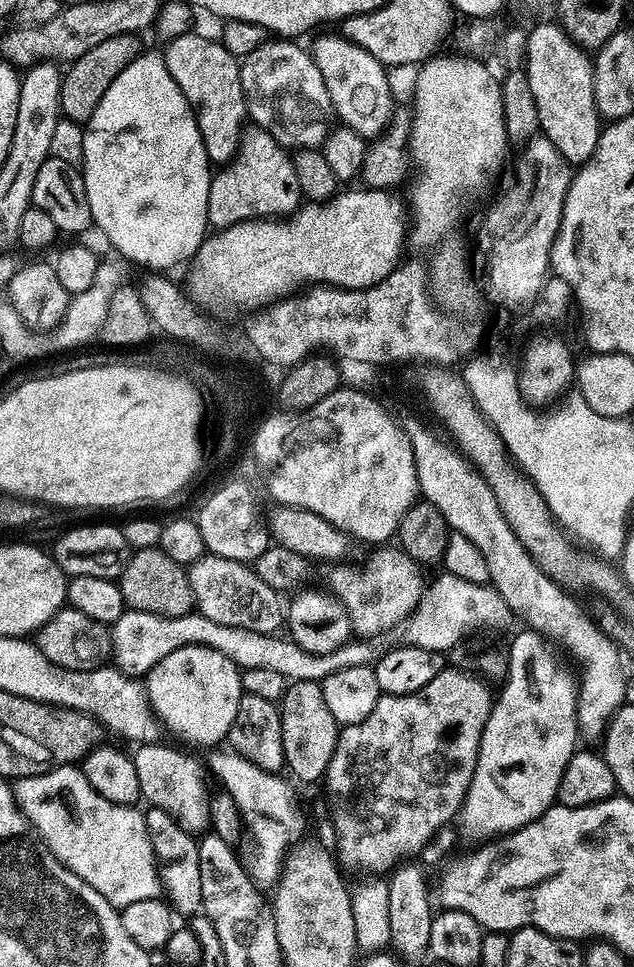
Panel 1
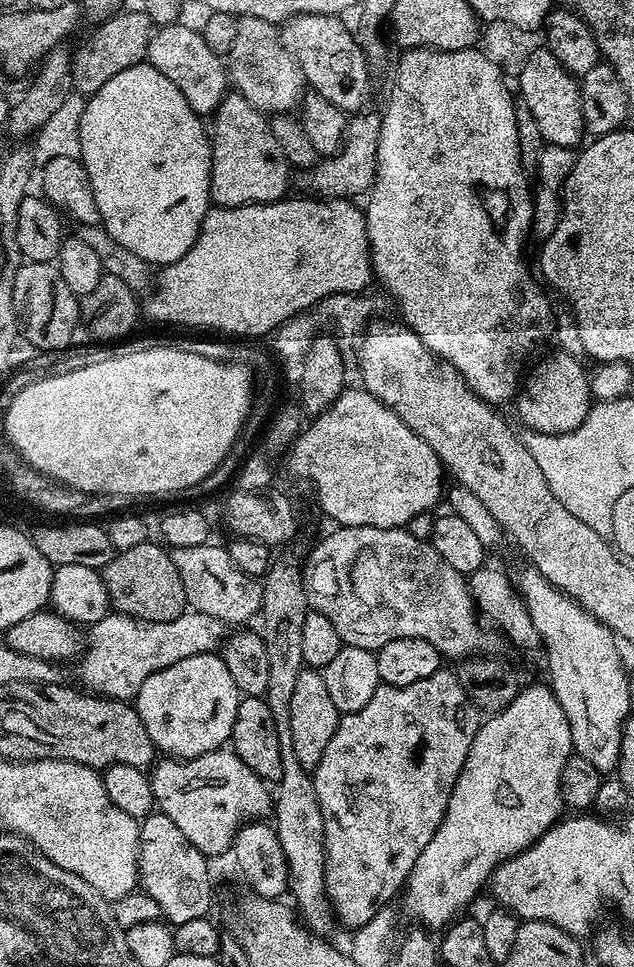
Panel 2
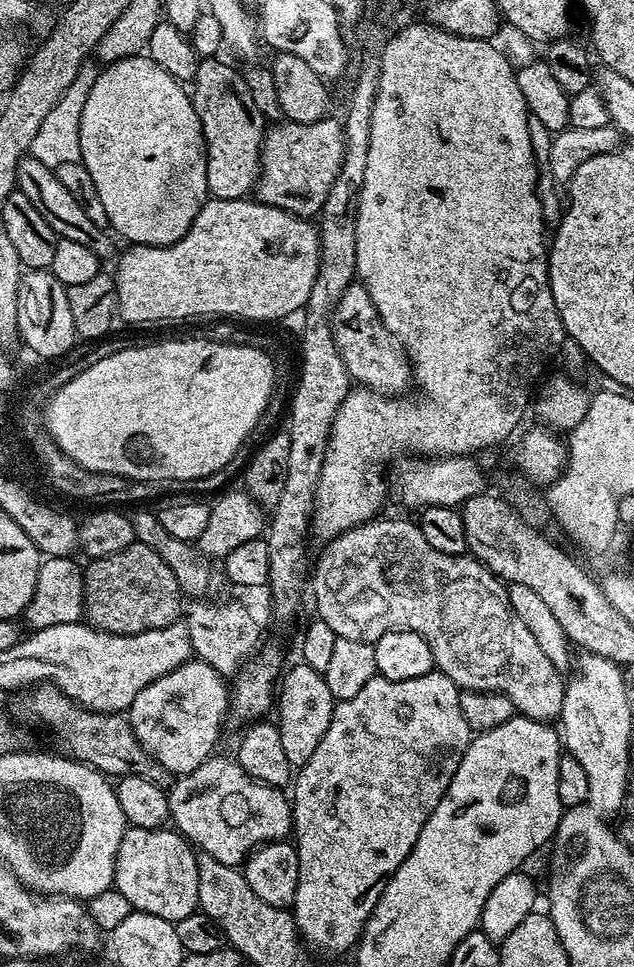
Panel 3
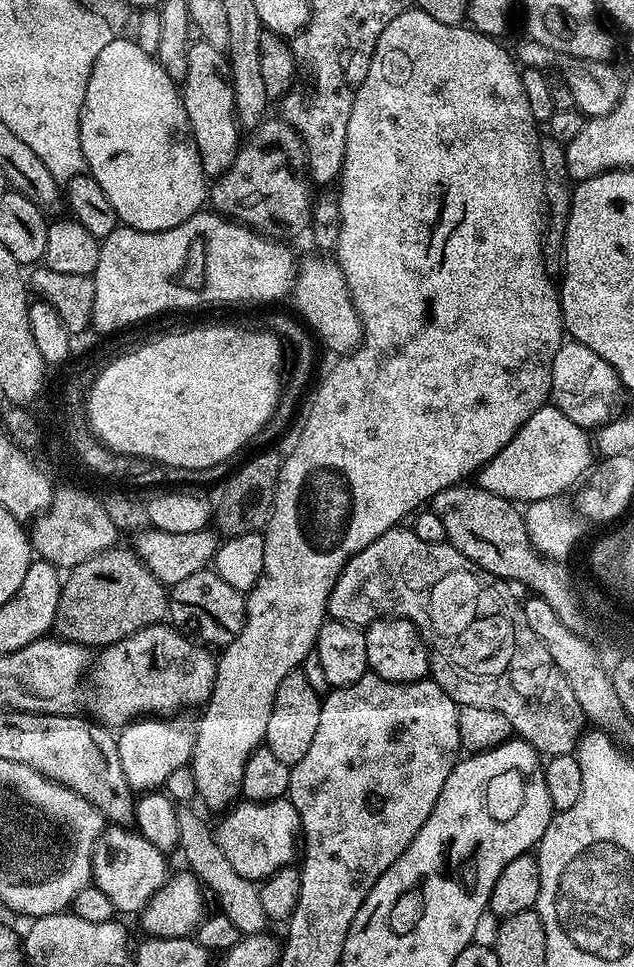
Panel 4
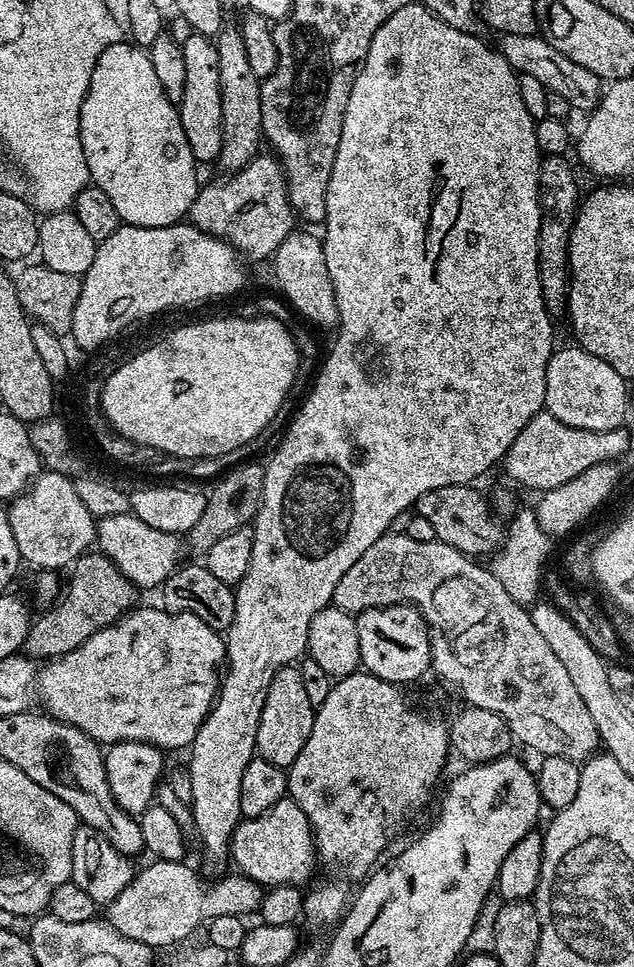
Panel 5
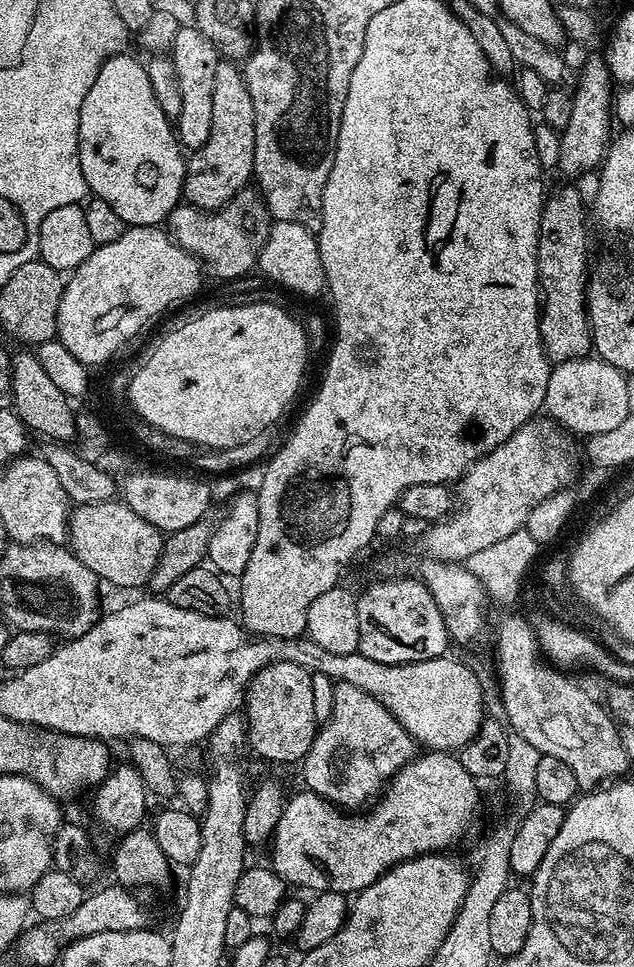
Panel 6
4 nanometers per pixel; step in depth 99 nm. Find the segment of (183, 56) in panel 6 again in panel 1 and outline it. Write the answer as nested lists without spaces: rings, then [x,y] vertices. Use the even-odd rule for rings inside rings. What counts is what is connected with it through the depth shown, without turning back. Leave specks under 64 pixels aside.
[[[252,126],[241,135],[240,145],[234,158],[223,165],[212,177],[208,199],[208,223],[213,229],[219,230],[253,218],[280,218],[295,212],[301,204],[302,195],[298,176],[295,174],[289,149],[281,146],[266,130]]]

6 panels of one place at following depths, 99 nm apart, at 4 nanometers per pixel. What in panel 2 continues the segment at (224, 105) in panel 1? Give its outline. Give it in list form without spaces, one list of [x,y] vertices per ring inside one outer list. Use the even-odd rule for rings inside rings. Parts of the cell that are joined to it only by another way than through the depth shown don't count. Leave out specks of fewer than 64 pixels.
[[[175,22],[164,27],[157,27],[150,38],[150,50],[148,51],[147,63],[153,64],[178,90],[182,90],[182,98],[190,102],[190,106],[201,118],[208,118],[215,113],[217,106],[224,100],[226,93],[230,88],[230,72],[222,61],[221,53],[215,52],[206,42],[203,31],[187,28],[184,22]]]

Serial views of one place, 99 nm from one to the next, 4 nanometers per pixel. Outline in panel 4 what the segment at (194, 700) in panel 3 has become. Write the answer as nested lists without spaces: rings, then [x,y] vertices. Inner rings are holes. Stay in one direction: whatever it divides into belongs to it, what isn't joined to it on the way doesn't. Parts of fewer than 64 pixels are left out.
[[[137,718],[130,724],[124,725],[119,729],[116,736],[116,745],[118,746],[118,758],[122,762],[122,771],[126,773],[126,782],[134,790],[156,790],[164,786],[167,779],[176,776],[179,768],[189,763],[194,750],[196,733],[191,727],[188,728],[176,718]]]

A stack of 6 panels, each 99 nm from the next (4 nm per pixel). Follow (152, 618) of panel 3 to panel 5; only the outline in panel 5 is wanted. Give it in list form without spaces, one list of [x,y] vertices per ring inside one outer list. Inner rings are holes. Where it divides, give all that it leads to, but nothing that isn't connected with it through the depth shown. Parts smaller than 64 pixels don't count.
[[[99,550],[89,551],[80,557],[71,569],[73,580],[64,598],[63,596],[48,610],[46,616],[31,621],[24,639],[23,655],[37,661],[55,660],[70,650],[82,646],[86,638],[90,638],[98,630],[115,624],[124,613],[137,607],[138,589],[110,562],[110,558]]]

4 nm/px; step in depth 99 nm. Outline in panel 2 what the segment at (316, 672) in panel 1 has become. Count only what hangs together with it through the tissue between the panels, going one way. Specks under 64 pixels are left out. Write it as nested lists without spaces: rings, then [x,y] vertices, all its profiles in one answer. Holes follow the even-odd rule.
[[[186,610],[170,622],[136,620],[132,616],[109,614],[102,622],[91,625],[86,632],[86,647],[80,660],[80,680],[85,689],[110,700],[131,701],[142,682],[182,658],[194,654],[215,653],[226,639],[226,626],[210,614]]]

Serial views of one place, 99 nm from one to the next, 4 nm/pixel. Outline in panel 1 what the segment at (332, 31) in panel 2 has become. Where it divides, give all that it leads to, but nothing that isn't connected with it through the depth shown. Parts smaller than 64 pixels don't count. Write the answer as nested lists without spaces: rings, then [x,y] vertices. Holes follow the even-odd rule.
[[[343,34],[336,36],[320,36],[310,44],[312,60],[318,66],[318,74],[322,74],[322,82],[326,82],[326,90],[330,94],[332,111],[339,123],[346,128],[353,128],[358,135],[375,138],[388,127],[394,107],[392,88],[388,85],[385,65],[379,64],[372,55],[353,40],[347,40]]]

